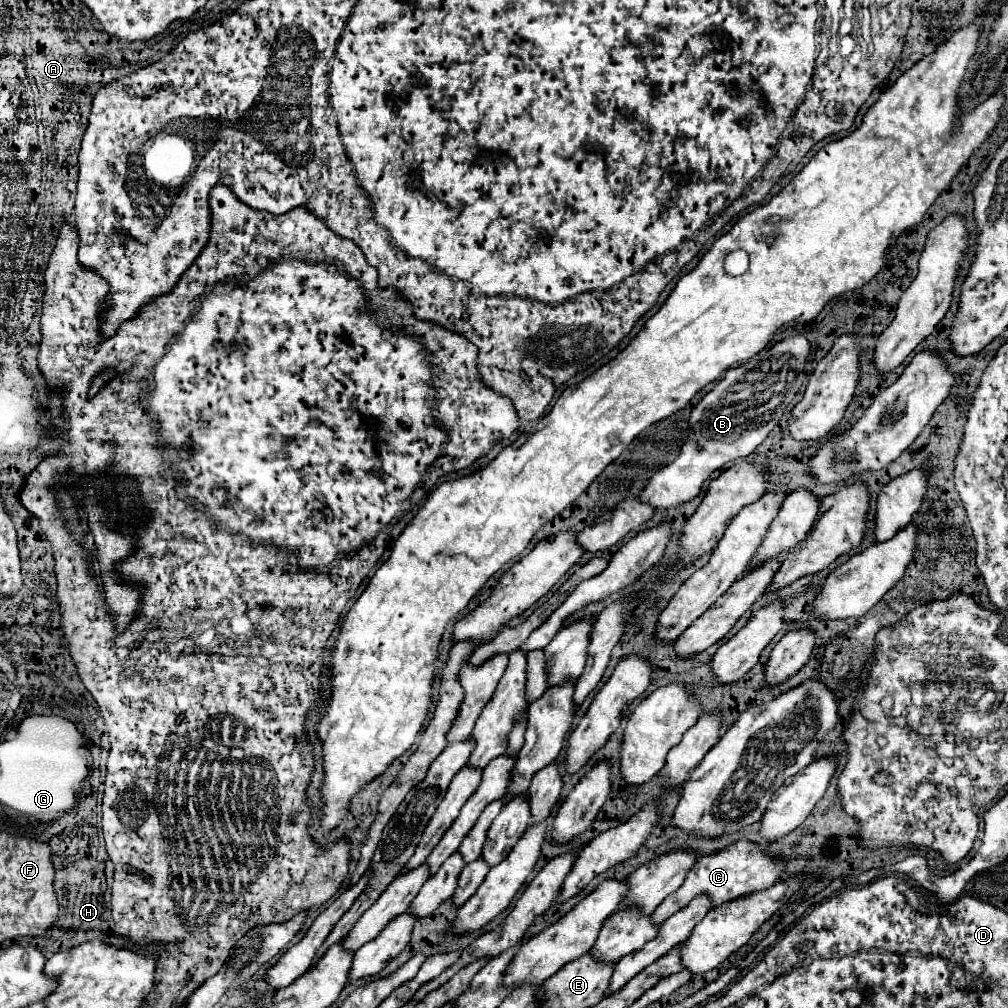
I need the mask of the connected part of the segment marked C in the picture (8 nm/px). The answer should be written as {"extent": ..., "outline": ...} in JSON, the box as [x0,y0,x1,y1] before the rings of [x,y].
{"extent":[650,841,784,925],"outline":[[[738,841],[728,845],[724,851],[714,853],[714,855],[704,855],[700,857],[694,867],[690,869],[690,873],[686,875],[682,887],[678,891],[674,891],[672,895],[668,895],[658,907],[656,911],[650,915],[650,921],[654,925],[664,923],[670,915],[674,915],[676,911],[684,909],[694,897],[698,895],[706,895],[710,899],[710,907],[718,907],[722,903],[746,897],[750,893],[756,891],[764,891],[768,887],[772,887],[778,881],[780,871],[784,869],[784,861],[782,859],[772,859],[768,855],[764,855],[758,845],[750,843],[750,841]]]}

